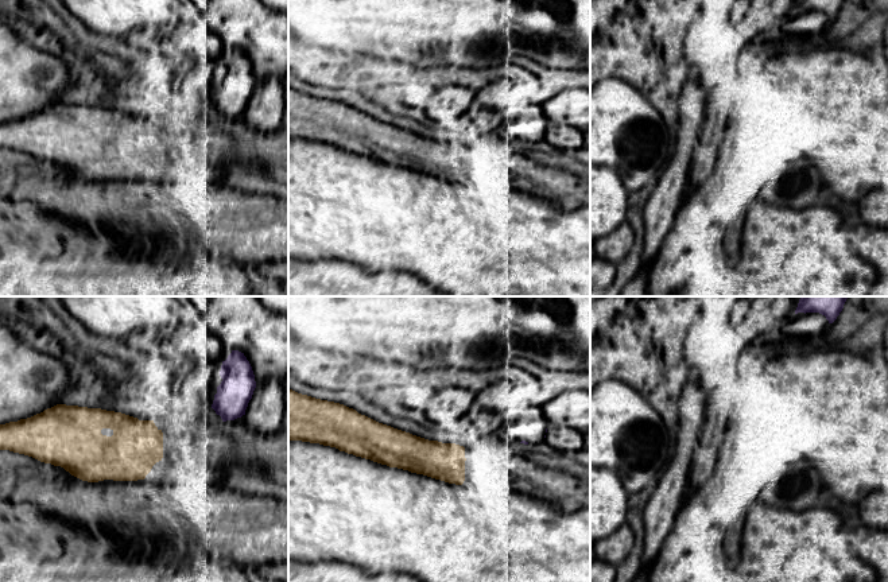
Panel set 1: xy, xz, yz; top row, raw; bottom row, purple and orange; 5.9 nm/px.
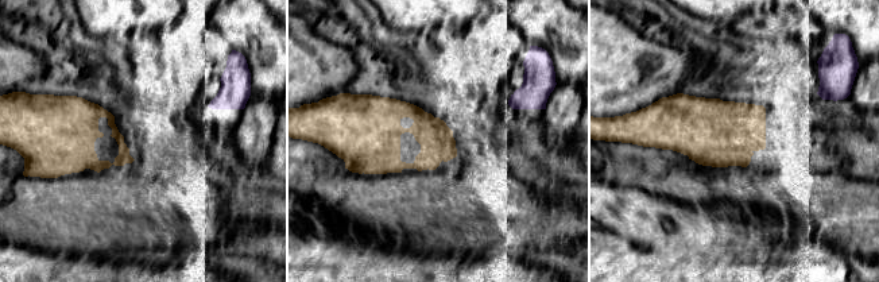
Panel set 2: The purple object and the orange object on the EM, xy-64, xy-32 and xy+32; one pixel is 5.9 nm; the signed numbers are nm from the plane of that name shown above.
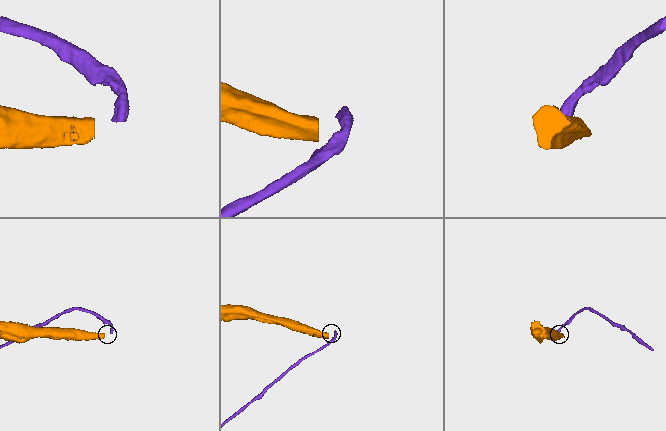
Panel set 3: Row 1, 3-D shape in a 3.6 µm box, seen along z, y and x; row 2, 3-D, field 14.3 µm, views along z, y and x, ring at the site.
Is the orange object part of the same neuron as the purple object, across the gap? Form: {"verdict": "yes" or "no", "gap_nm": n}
{"verdict": "no", "gap_nm": 340}

